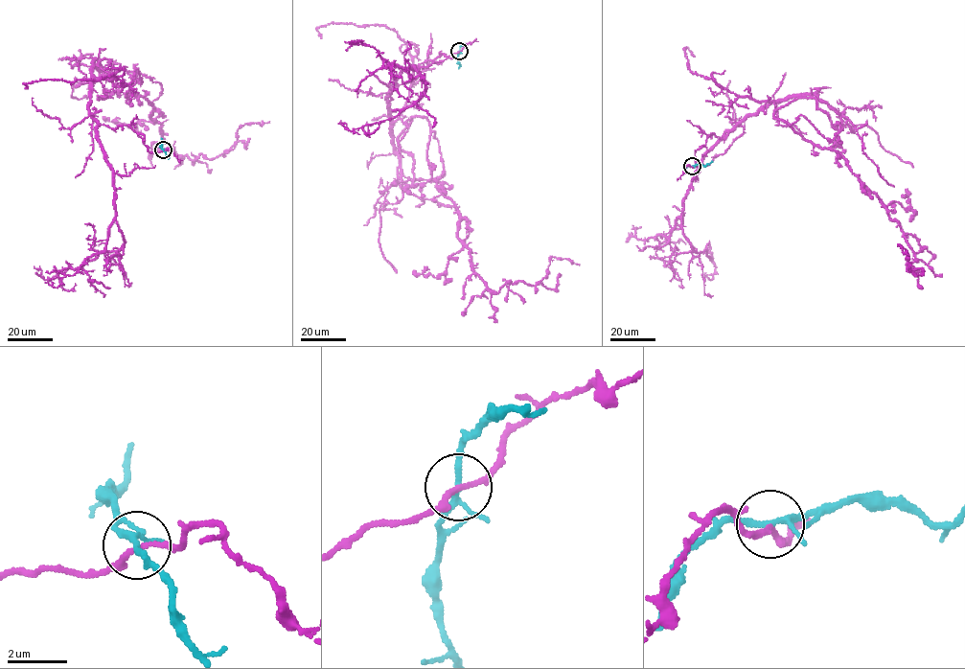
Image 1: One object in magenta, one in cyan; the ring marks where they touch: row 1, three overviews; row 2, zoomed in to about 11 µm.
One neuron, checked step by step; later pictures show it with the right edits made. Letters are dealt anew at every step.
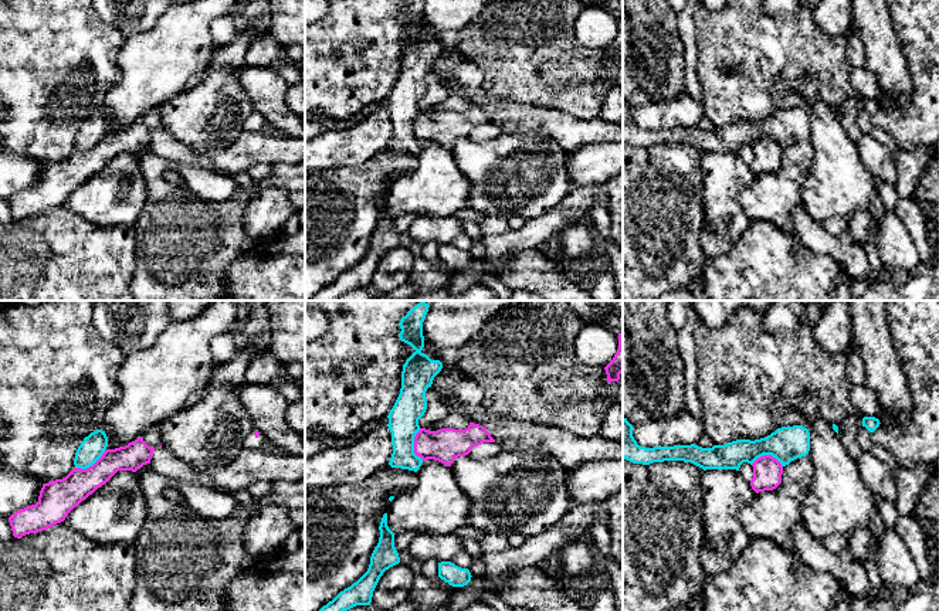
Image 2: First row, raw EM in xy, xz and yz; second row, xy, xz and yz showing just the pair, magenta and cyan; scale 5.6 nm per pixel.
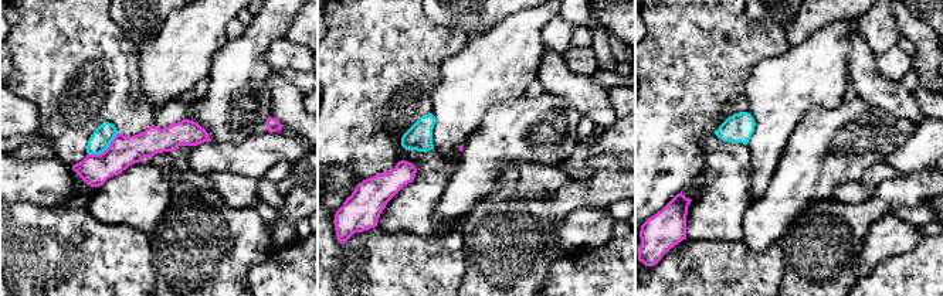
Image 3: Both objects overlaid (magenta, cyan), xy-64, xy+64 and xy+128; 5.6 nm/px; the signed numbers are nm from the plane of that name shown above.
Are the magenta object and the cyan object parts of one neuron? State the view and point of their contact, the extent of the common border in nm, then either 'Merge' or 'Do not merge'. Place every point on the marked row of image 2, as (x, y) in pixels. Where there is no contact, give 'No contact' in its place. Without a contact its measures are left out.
Touches magenta at xy (92, 465). Shared border 200 nm. Do not merge

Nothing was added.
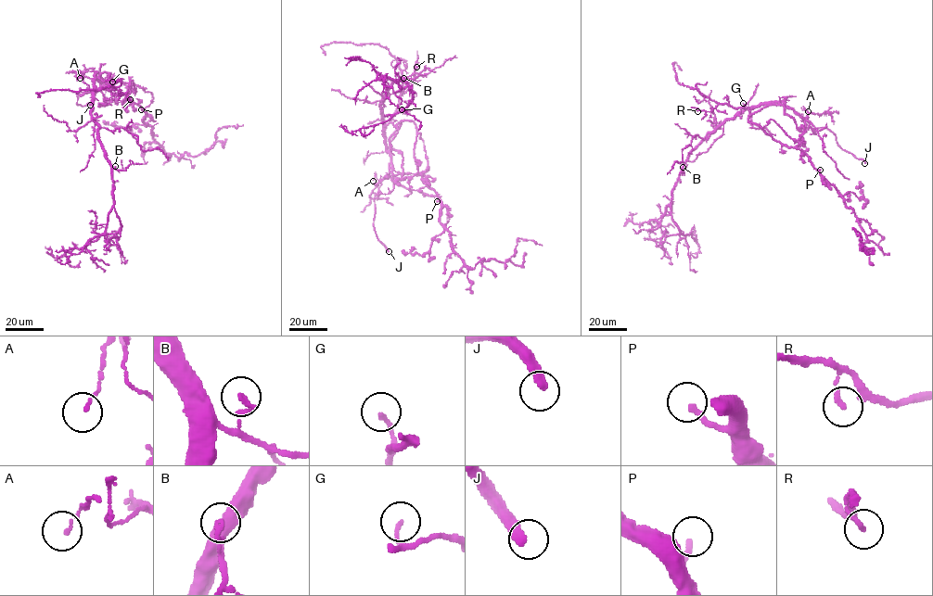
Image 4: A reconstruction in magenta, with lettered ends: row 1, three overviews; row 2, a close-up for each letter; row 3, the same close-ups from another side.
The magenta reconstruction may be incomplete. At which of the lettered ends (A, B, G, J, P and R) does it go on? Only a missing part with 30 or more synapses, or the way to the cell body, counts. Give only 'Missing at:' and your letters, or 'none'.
Missing at: J, P

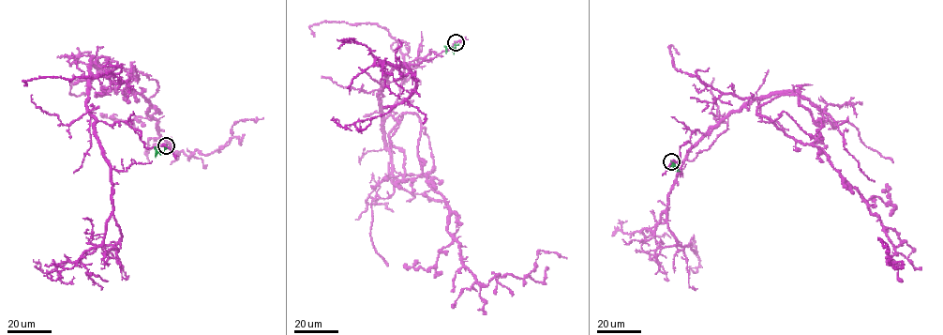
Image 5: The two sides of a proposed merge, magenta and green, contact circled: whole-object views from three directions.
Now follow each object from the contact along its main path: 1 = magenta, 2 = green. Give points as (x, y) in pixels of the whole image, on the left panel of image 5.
1: (166, 145), (90, 112), (92, 56), (149, 101), (175, 151), (211, 154), (234, 123), (263, 117)
2: (166, 145), (163, 151), (156, 151), (155, 157)

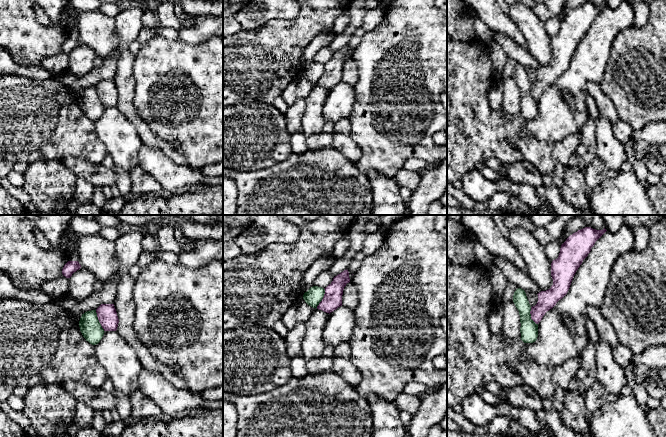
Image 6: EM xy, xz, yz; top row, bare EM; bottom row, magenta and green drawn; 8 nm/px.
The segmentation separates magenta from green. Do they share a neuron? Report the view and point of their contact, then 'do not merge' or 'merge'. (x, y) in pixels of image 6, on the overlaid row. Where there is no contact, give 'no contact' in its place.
meets magenta in xy at (98, 319); do not merge

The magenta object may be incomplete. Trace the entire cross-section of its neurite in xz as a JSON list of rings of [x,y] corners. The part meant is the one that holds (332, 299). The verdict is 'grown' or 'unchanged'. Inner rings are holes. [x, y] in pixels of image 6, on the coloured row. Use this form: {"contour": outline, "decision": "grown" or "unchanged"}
{"contour": [[[344,270],[333,278],[333,281],[326,287],[322,301],[317,309],[326,313],[331,313],[338,307],[342,306],[342,295],[344,287],[350,282],[348,270]]], "decision": "unchanged"}

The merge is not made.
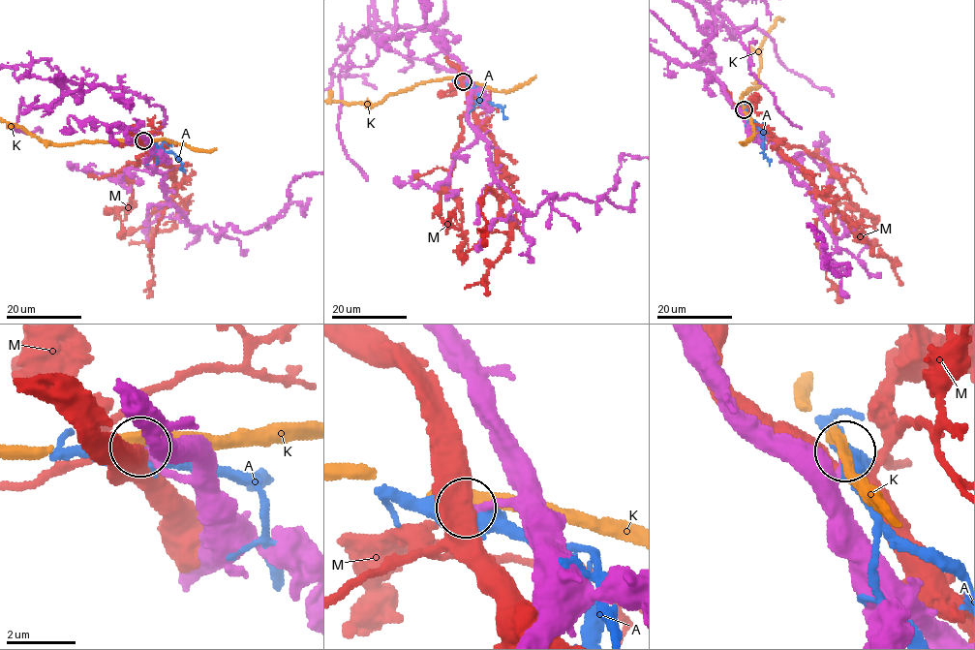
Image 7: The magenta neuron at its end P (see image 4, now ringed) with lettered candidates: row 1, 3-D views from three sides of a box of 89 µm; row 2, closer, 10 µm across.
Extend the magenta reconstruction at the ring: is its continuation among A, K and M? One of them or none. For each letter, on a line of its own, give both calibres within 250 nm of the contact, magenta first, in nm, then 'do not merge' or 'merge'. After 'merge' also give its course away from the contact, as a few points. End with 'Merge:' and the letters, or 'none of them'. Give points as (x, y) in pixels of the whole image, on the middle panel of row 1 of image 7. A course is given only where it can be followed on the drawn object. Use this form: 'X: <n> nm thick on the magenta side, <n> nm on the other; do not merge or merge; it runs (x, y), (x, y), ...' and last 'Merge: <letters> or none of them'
A: 260 nm thick on the magenta side, 500 nm on the other; do not merge
K: 200 nm thick on the magenta side, 360 nm on the other; do not merge
M: 240 nm thick on the magenta side, 500 nm on the other; do not merge
Merge: none of them

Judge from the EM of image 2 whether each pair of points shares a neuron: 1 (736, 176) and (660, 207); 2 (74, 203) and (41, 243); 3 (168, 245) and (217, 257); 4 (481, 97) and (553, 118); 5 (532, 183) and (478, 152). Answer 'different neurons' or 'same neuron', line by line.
1: different neurons
2: different neurons
3: same neuron
4: same neuron
5: same neuron

